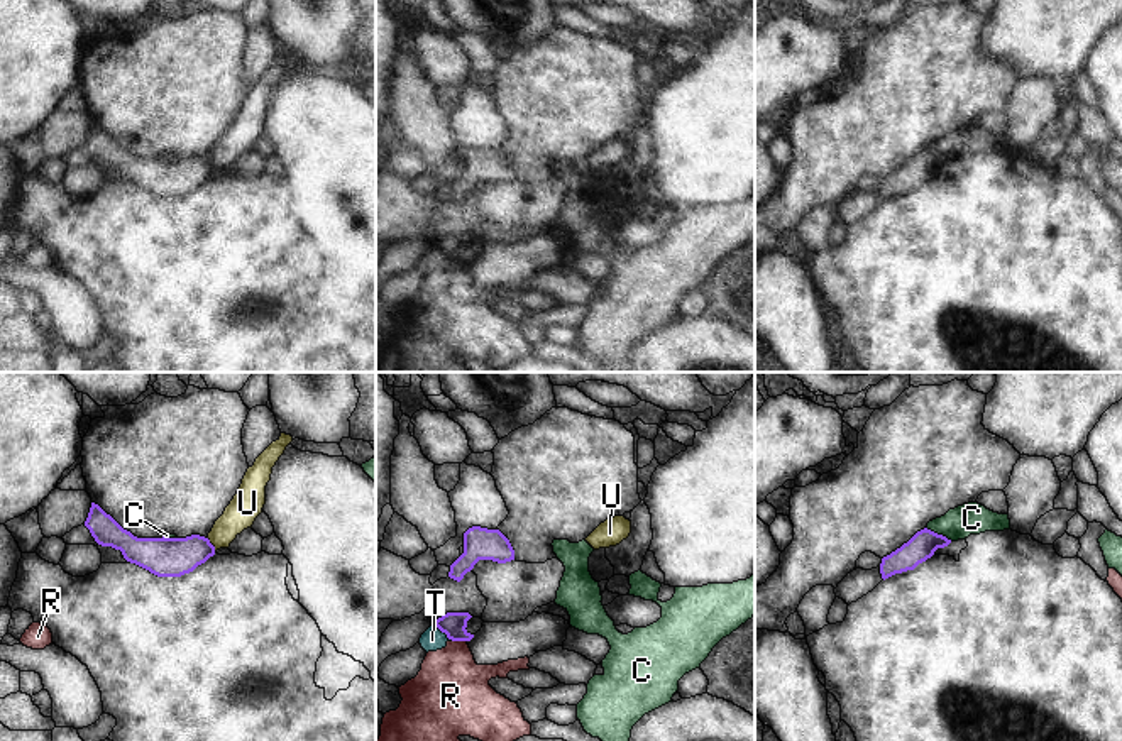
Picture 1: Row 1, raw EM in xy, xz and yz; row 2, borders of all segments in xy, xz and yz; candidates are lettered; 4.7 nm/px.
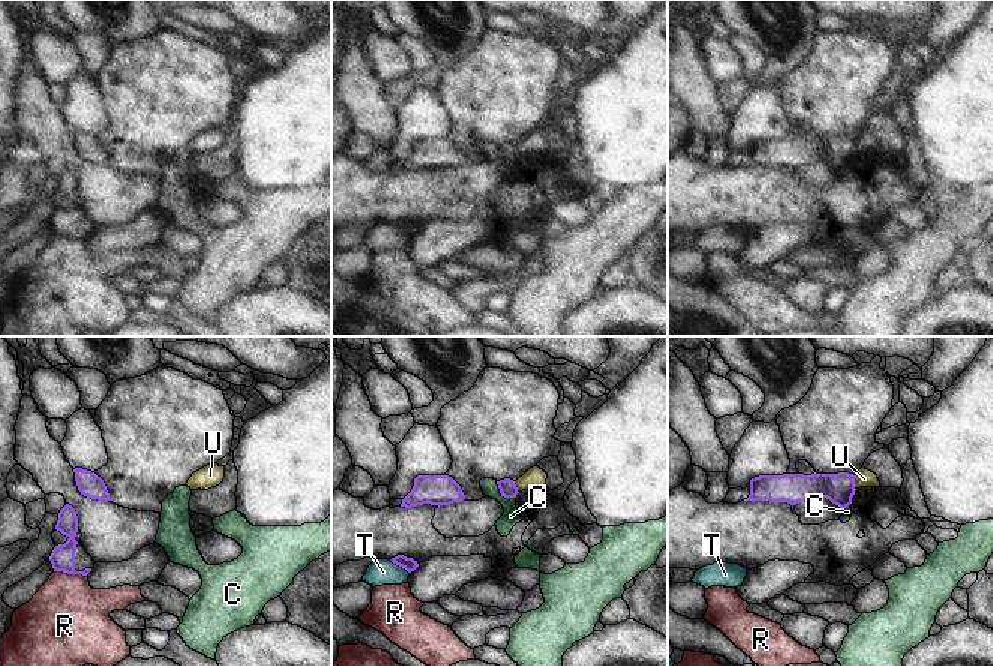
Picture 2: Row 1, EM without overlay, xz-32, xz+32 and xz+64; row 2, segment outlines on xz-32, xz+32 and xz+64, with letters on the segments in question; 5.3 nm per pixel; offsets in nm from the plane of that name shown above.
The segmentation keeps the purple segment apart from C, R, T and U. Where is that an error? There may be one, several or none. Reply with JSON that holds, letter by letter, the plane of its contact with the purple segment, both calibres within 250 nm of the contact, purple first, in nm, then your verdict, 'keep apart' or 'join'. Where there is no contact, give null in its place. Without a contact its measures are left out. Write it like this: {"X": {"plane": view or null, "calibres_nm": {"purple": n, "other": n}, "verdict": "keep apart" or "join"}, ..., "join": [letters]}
{"C": {"plane": "yz", "calibres_nm": {"purple": 130, "other": 150}, "verdict": "keep apart"}, "R": {"plane": "xz", "calibres_nm": {"purple": 120, "other": 360}, "verdict": "keep apart"}, "T": {"plane": "xz", "calibres_nm": {"purple": 120, "other": 110}, "verdict": "keep apart"}, "U": {"plane": "xy", "calibres_nm": {"purple": 190, "other": 150}, "verdict": "keep apart"}, "join": []}

